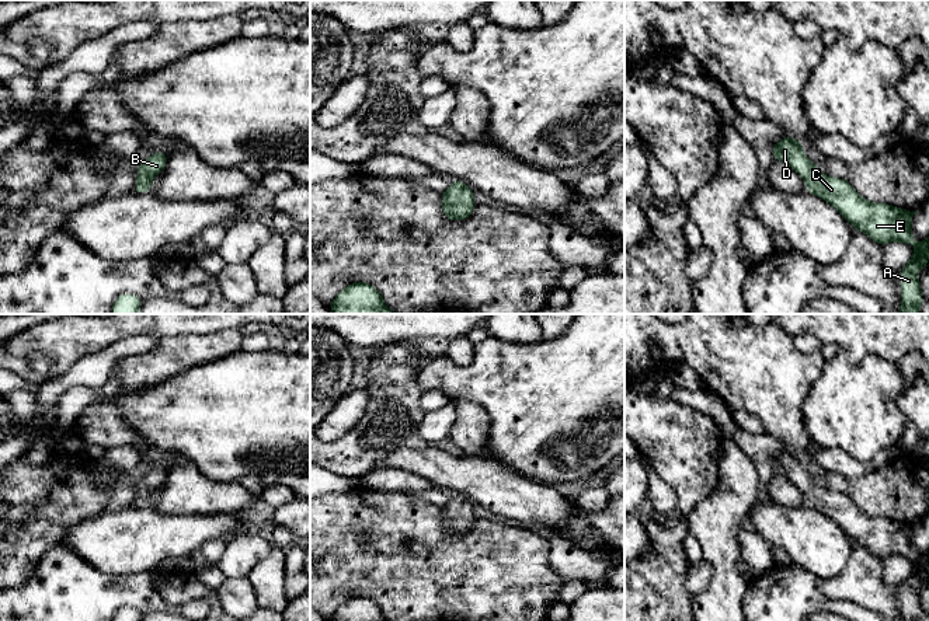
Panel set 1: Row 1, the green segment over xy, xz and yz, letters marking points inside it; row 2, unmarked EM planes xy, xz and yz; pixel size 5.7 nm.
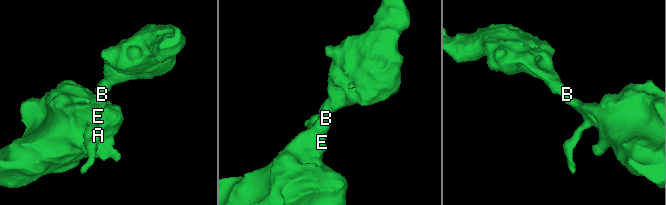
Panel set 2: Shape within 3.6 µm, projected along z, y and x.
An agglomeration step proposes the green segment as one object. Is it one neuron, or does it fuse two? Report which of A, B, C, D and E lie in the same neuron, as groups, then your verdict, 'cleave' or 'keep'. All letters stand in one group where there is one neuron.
A B C D E; keep

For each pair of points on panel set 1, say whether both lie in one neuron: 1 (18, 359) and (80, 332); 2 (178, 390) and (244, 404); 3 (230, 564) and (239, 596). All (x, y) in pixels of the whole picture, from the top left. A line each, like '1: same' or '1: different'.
1: same
2: same
3: different

